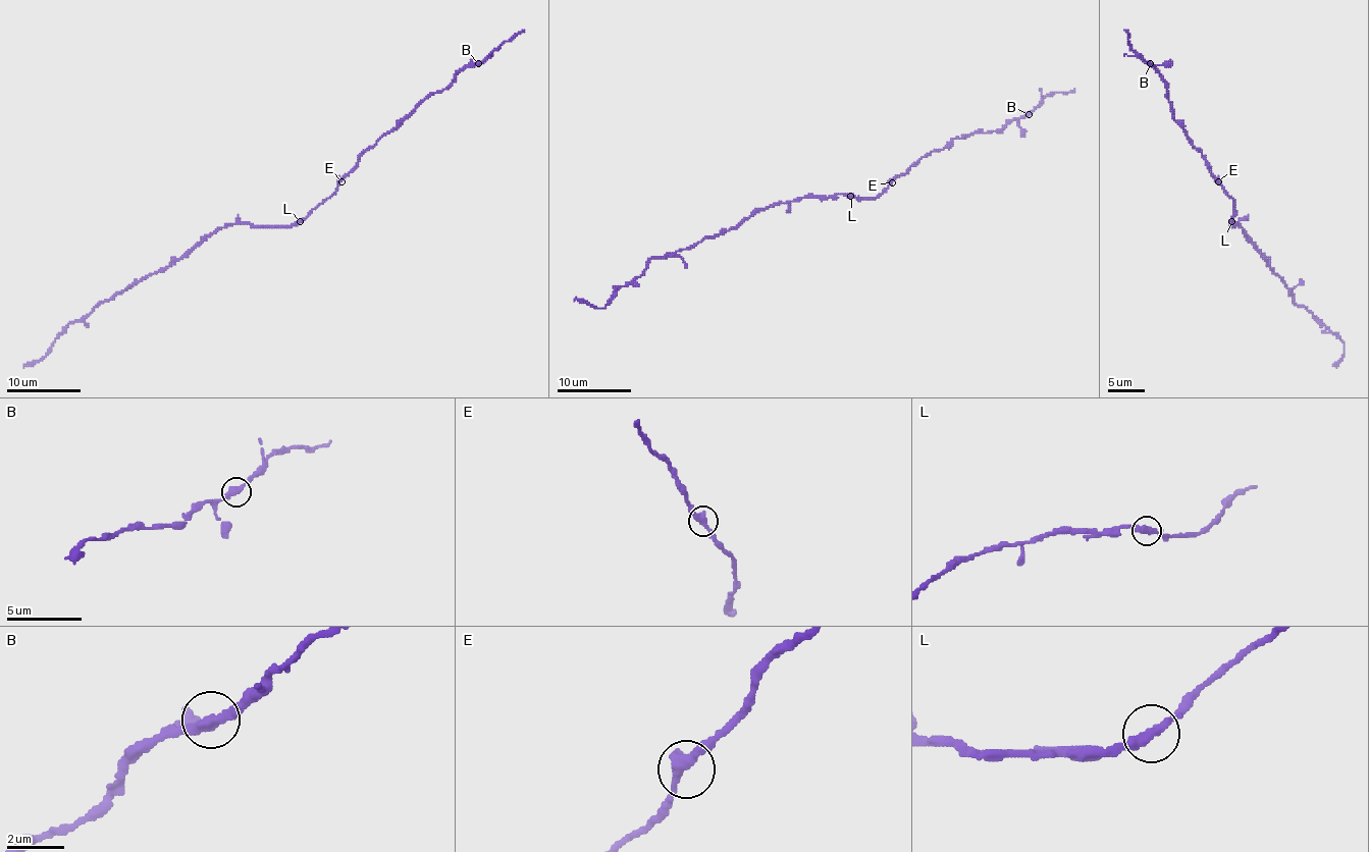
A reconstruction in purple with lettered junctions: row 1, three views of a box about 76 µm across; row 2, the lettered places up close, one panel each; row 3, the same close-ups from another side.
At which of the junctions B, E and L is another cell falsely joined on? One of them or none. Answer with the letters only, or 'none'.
none

